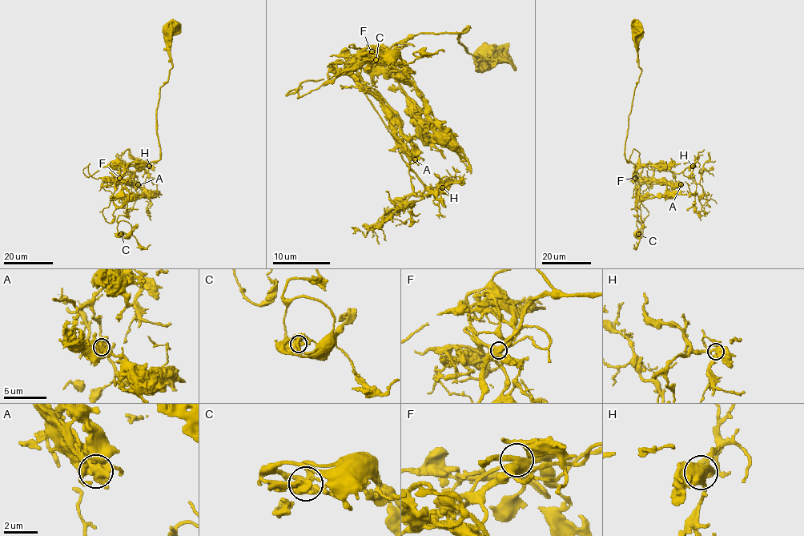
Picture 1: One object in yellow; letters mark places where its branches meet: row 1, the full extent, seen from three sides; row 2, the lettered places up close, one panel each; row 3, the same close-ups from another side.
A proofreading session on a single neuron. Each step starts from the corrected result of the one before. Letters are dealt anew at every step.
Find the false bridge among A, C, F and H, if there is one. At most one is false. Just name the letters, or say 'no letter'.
no letter

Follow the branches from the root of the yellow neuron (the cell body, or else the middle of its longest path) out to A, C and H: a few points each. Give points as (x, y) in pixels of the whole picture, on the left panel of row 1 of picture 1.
A: (166, 29), (172, 67), (159, 89), (157, 109), (159, 159), (131, 162), (122, 174), (113, 179), (138, 184)
C: (166, 29), (172, 67), (157, 109), (159, 159), (131, 162), (119, 179), (127, 215), (117, 219), (121, 234)
H: (166, 29), (172, 67), (157, 109), (159, 159), (131, 162), (125, 171), (110, 166), (131, 173), (149, 166)

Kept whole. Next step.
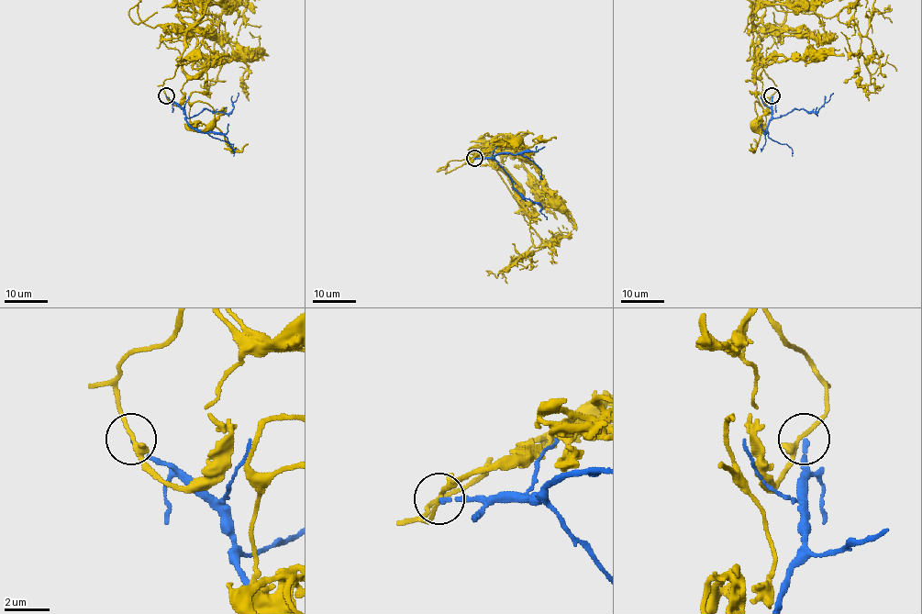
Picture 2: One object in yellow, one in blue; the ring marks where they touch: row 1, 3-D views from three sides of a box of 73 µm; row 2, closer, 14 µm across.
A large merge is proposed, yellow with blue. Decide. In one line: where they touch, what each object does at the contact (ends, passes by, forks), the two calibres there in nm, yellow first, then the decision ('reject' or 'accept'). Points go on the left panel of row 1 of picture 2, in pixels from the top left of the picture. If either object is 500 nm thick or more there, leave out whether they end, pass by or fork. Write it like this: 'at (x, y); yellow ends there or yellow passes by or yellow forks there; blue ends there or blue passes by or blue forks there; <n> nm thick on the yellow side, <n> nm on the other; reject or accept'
at (166, 95); yellow passes by; blue ends there; 220 nm thick on the yellow side, 170 nm on the other; reject

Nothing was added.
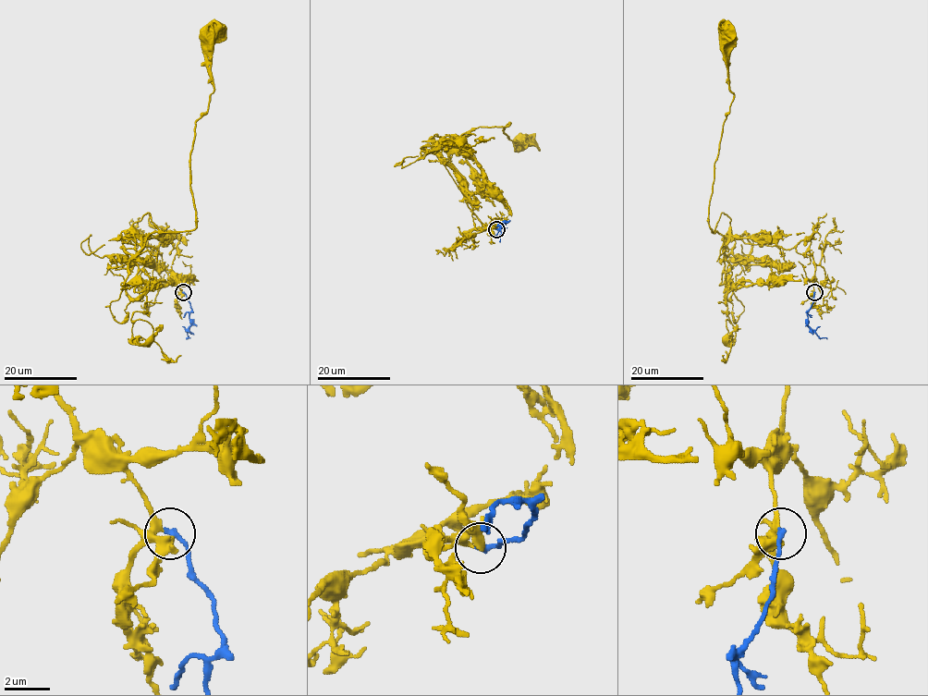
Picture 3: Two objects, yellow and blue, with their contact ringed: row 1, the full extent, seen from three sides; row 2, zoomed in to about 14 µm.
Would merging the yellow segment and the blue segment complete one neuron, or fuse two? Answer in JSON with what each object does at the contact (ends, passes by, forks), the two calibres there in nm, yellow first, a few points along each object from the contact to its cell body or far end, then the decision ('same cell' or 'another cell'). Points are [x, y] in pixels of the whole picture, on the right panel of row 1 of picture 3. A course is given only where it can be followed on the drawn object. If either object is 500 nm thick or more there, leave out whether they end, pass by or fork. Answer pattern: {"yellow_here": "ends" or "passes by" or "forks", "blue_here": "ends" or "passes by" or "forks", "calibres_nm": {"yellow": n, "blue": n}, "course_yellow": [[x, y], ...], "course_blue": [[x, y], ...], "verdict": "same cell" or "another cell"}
{"yellow_here": "forks", "blue_here": "ends", "calibres_nm": {"yellow": 280, "blue": 240}, "course_yellow": [[814, 292], [811, 256], [729, 237], [723, 247], [723, 237], [710, 227], [714, 163], [733, 94], [726, 34]], "course_blue": [[814, 292], [807, 323], [821, 338], [827, 339]], "verdict": "same cell"}

